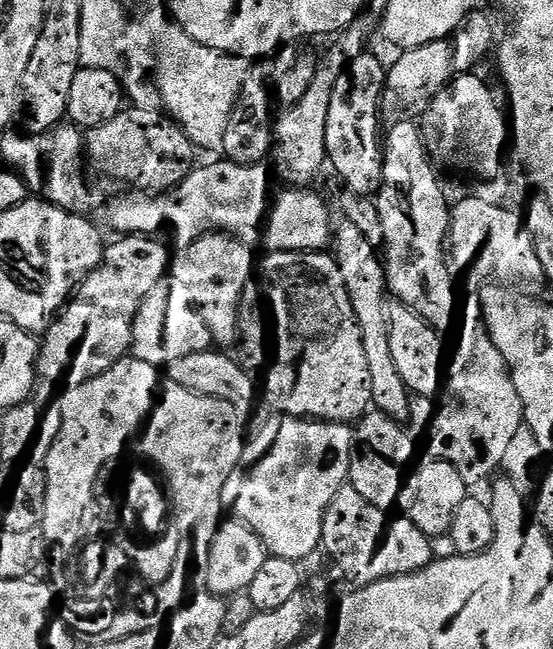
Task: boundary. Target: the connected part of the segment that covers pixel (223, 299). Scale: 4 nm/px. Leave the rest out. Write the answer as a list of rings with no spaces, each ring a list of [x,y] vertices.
[[[211,232],[190,246],[180,248],[171,257],[170,274],[186,286],[190,302],[198,310],[202,322],[212,335],[213,345],[228,350],[237,343],[240,327],[240,303],[246,282],[254,271],[254,250],[246,242],[226,232]]]

